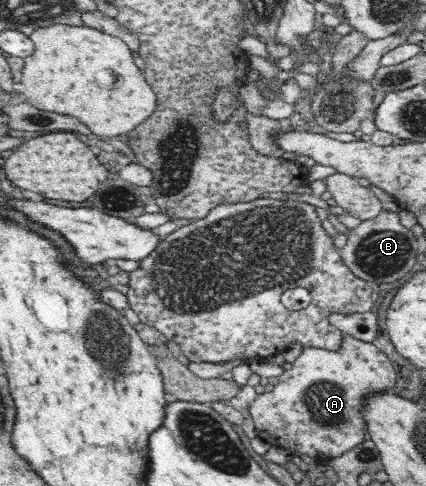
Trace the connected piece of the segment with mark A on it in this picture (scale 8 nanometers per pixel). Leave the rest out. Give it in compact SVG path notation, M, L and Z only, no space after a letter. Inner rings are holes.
M344 334L340 350L324 348L301 348L292 367L278 377L278 383L270 392L259 394L248 407L260 439L271 446L303 452L317 460L336 458L365 442L364 400L370 394L392 390L396 384L396 370L385 353L376 349L374 343L364 342Z

